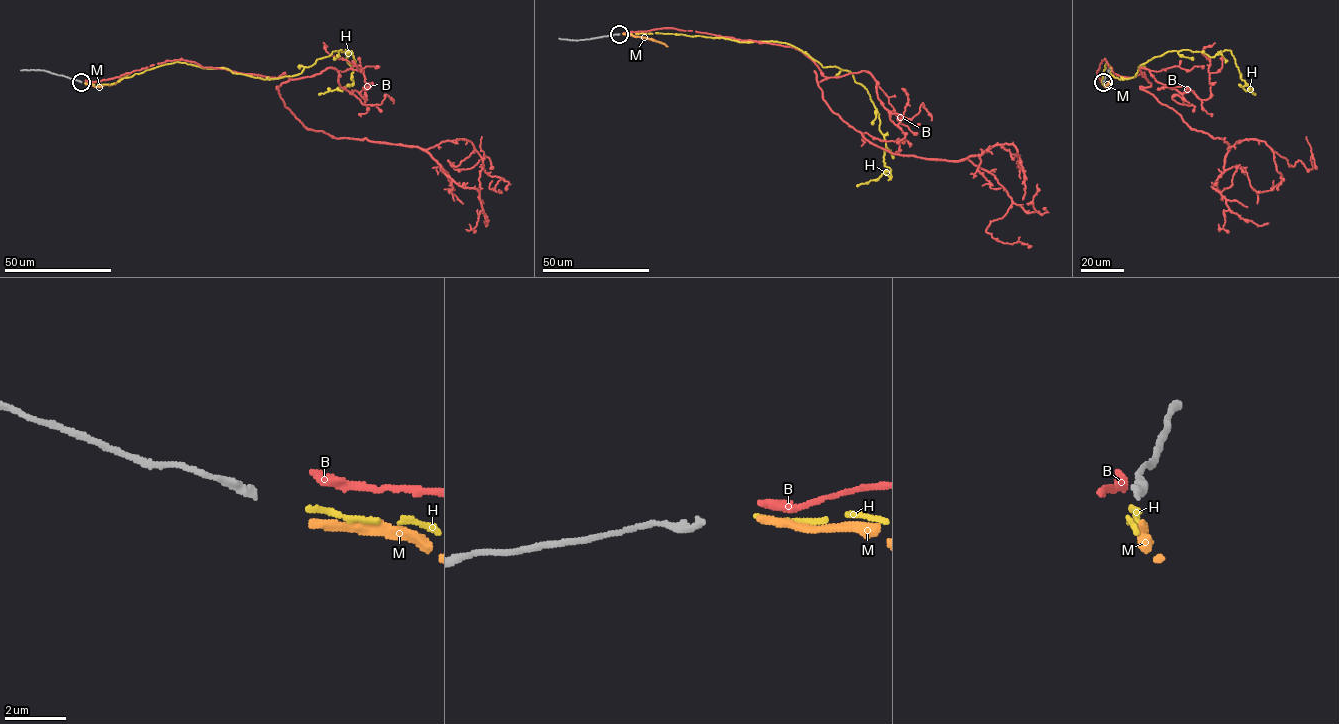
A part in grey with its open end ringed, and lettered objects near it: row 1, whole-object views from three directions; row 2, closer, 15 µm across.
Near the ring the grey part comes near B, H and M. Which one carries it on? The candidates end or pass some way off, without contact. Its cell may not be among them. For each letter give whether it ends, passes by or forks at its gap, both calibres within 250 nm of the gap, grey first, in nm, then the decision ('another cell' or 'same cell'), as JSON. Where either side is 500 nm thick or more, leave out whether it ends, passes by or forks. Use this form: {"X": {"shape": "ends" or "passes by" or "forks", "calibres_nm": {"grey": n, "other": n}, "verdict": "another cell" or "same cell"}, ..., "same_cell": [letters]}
{"B": {"shape": "ends", "calibres_nm": {"grey": 280, "other": 280}, "verdict": "another cell"}, "H": {"shape": "ends", "calibres_nm": {"grey": 280, "other": 170}, "verdict": "same cell"}, "M": {"shape": "ends", "calibres_nm": {"grey": 280, "other": 280}, "verdict": "another cell"}, "same_cell": ["H"]}

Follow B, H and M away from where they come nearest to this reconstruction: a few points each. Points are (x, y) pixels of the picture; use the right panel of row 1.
B: (1102, 80), (1104, 59), (1143, 74), (1140, 88), (1228, 150), (1257, 139), (1312, 169), (1306, 137)
H: (1103, 83), (1106, 61), (1114, 77), (1129, 79), (1169, 51), (1211, 57), (1225, 50), (1242, 87), (1255, 94)
M: (1103, 84), (1105, 86), (1115, 74)

